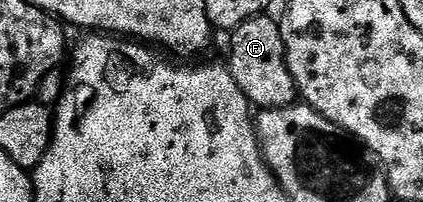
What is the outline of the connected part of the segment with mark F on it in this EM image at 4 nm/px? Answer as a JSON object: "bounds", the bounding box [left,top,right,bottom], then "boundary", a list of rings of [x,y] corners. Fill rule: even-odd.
{"bounds":[225,17,297,110],"boundary":[[[267,17],[250,18],[248,22],[242,22],[236,30],[230,31],[231,55],[225,58],[225,62],[233,80],[237,80],[237,88],[245,92],[252,107],[273,110],[292,105],[296,101],[297,91],[287,67],[287,53],[280,23]]]}

